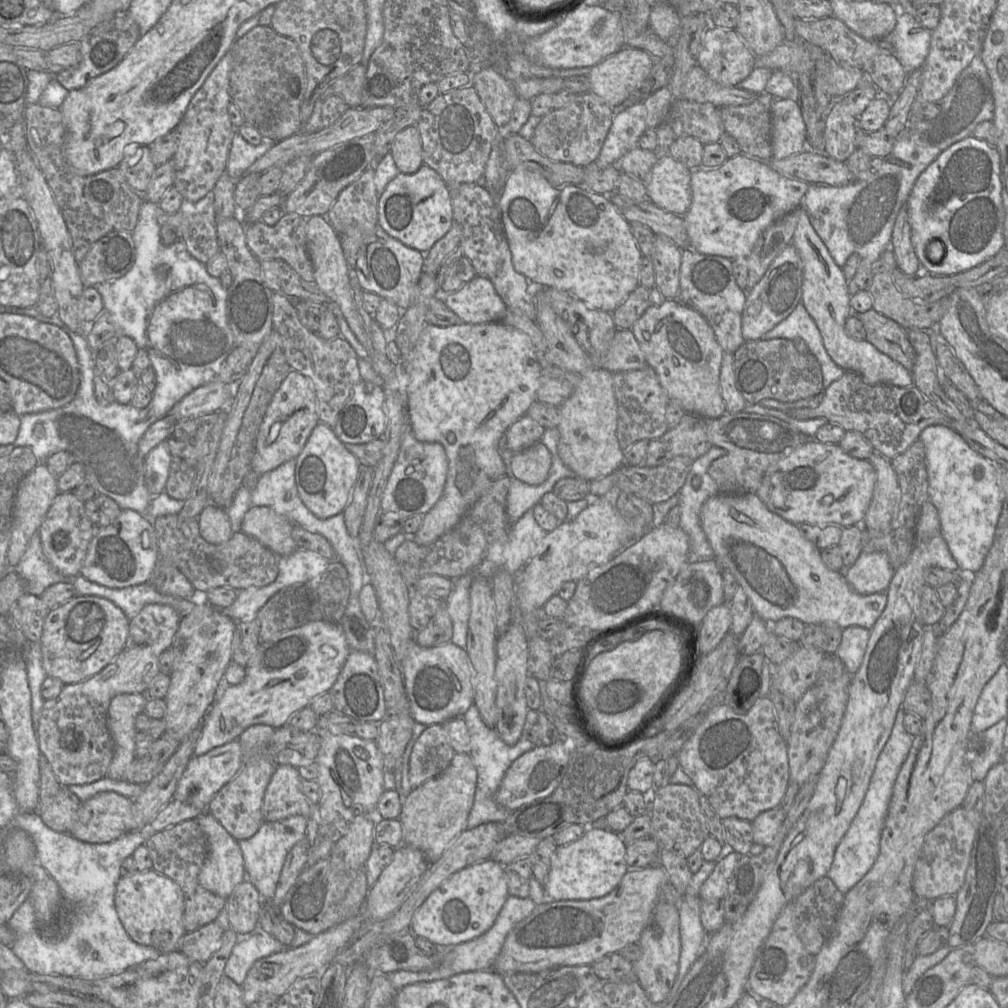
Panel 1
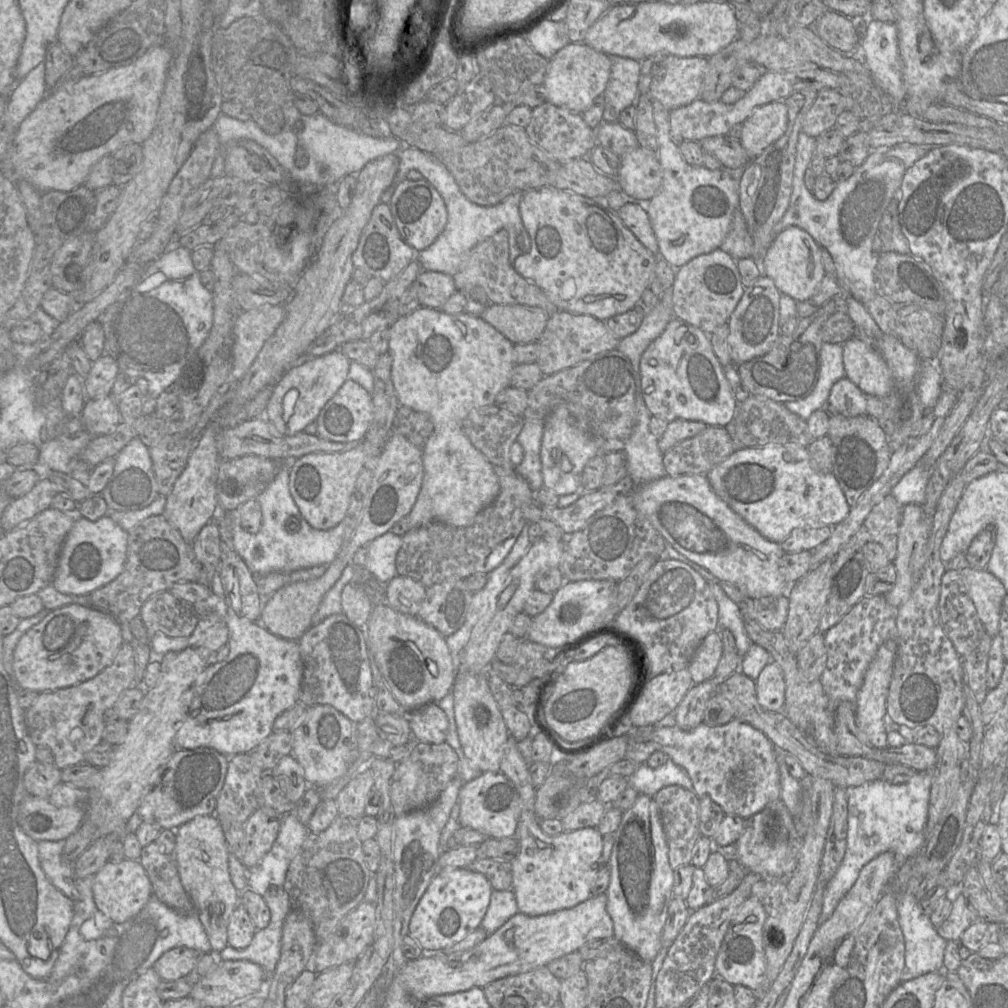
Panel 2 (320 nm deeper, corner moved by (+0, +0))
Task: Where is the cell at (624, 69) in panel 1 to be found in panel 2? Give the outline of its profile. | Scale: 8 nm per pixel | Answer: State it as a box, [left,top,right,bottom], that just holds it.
[543,42,610,115]

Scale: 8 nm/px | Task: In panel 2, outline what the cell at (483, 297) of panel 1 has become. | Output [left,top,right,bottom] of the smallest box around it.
[413,270,457,309]

